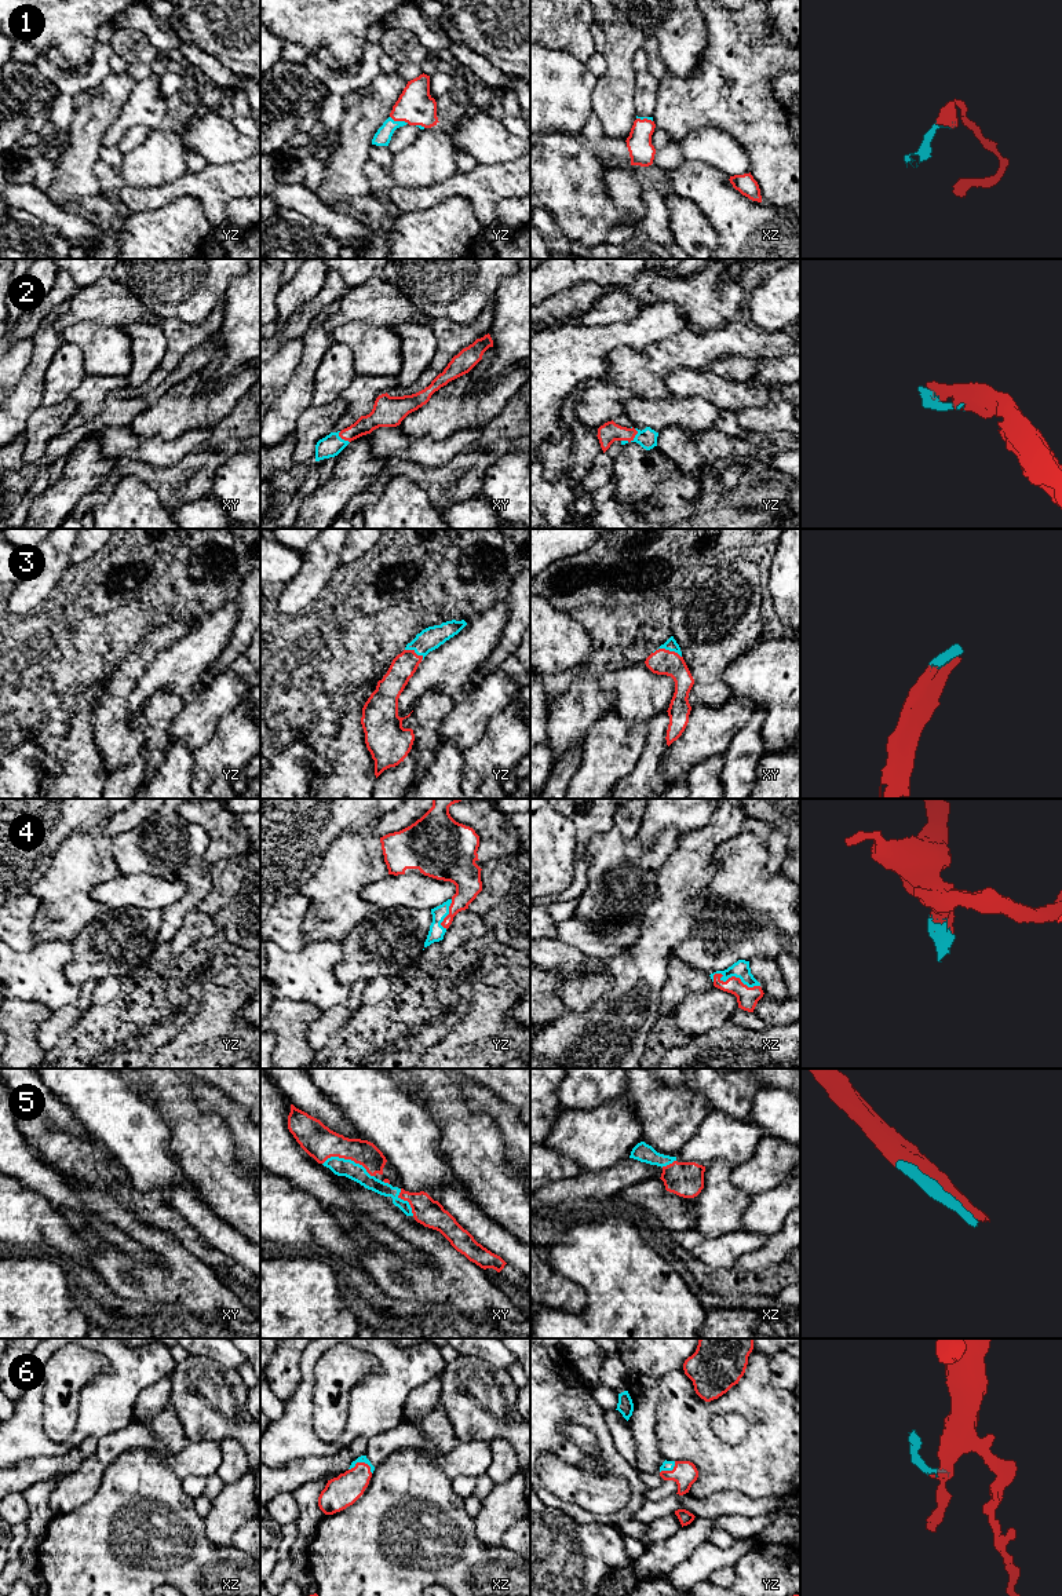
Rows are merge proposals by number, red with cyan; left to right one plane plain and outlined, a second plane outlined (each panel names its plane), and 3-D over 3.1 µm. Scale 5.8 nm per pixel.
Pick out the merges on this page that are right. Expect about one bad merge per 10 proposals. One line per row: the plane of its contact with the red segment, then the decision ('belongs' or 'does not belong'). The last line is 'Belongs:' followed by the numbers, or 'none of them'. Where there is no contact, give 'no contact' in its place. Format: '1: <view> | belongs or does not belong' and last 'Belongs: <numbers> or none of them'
1: yz | belongs
2: yz | belongs
3: xy | belongs
4: xz | belongs
5: xy | belongs
6: xz | belongs
Belongs: 1, 2, 3, 4, 5, 6

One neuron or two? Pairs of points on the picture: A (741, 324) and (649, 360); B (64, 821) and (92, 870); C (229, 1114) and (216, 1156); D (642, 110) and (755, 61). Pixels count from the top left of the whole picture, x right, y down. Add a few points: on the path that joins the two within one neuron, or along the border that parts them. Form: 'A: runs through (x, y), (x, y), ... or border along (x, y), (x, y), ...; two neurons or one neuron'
A: runs through (718, 343), (672, 353); one neuron
B: border along (90, 829), (69, 833), (58, 846), (51, 859); two neurons
C: border along (199, 1105), (226, 1124), (237, 1153); two neurons
D: border along (659, 79), (659, 95), (652, 116); two neurons

